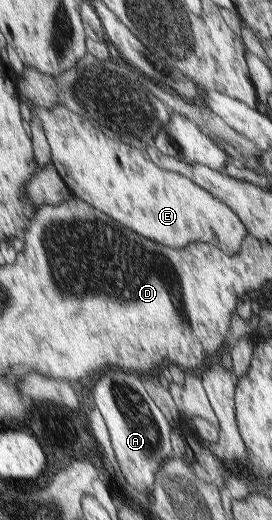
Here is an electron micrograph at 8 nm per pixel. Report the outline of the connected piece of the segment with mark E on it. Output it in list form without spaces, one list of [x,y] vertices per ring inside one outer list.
[[[32,104],[30,108],[42,117],[54,164],[78,198],[101,208],[122,225],[166,243],[168,247],[184,249],[193,243],[204,242],[221,247],[230,257],[240,253],[246,228],[236,213],[213,192],[180,171],[160,167],[149,156],[149,150],[115,140],[69,107],[58,104],[54,109],[46,109]]]

